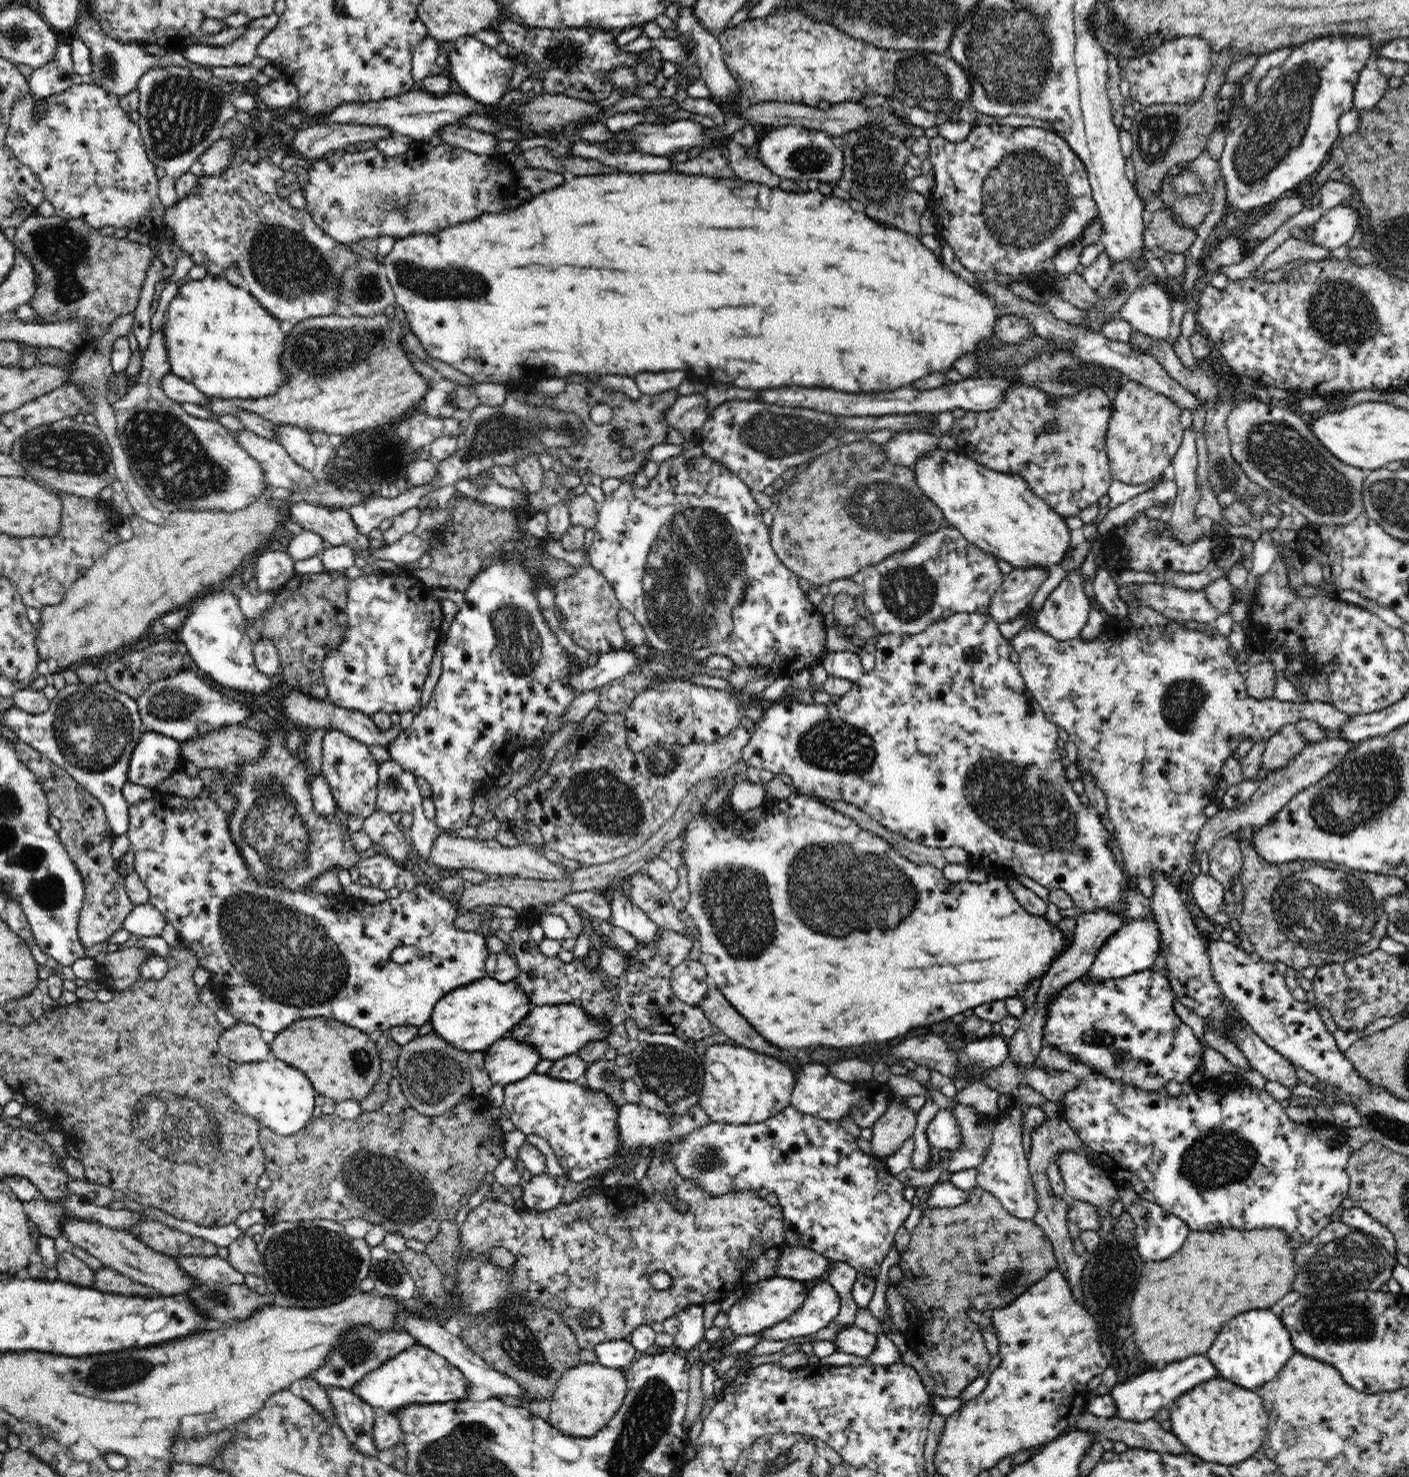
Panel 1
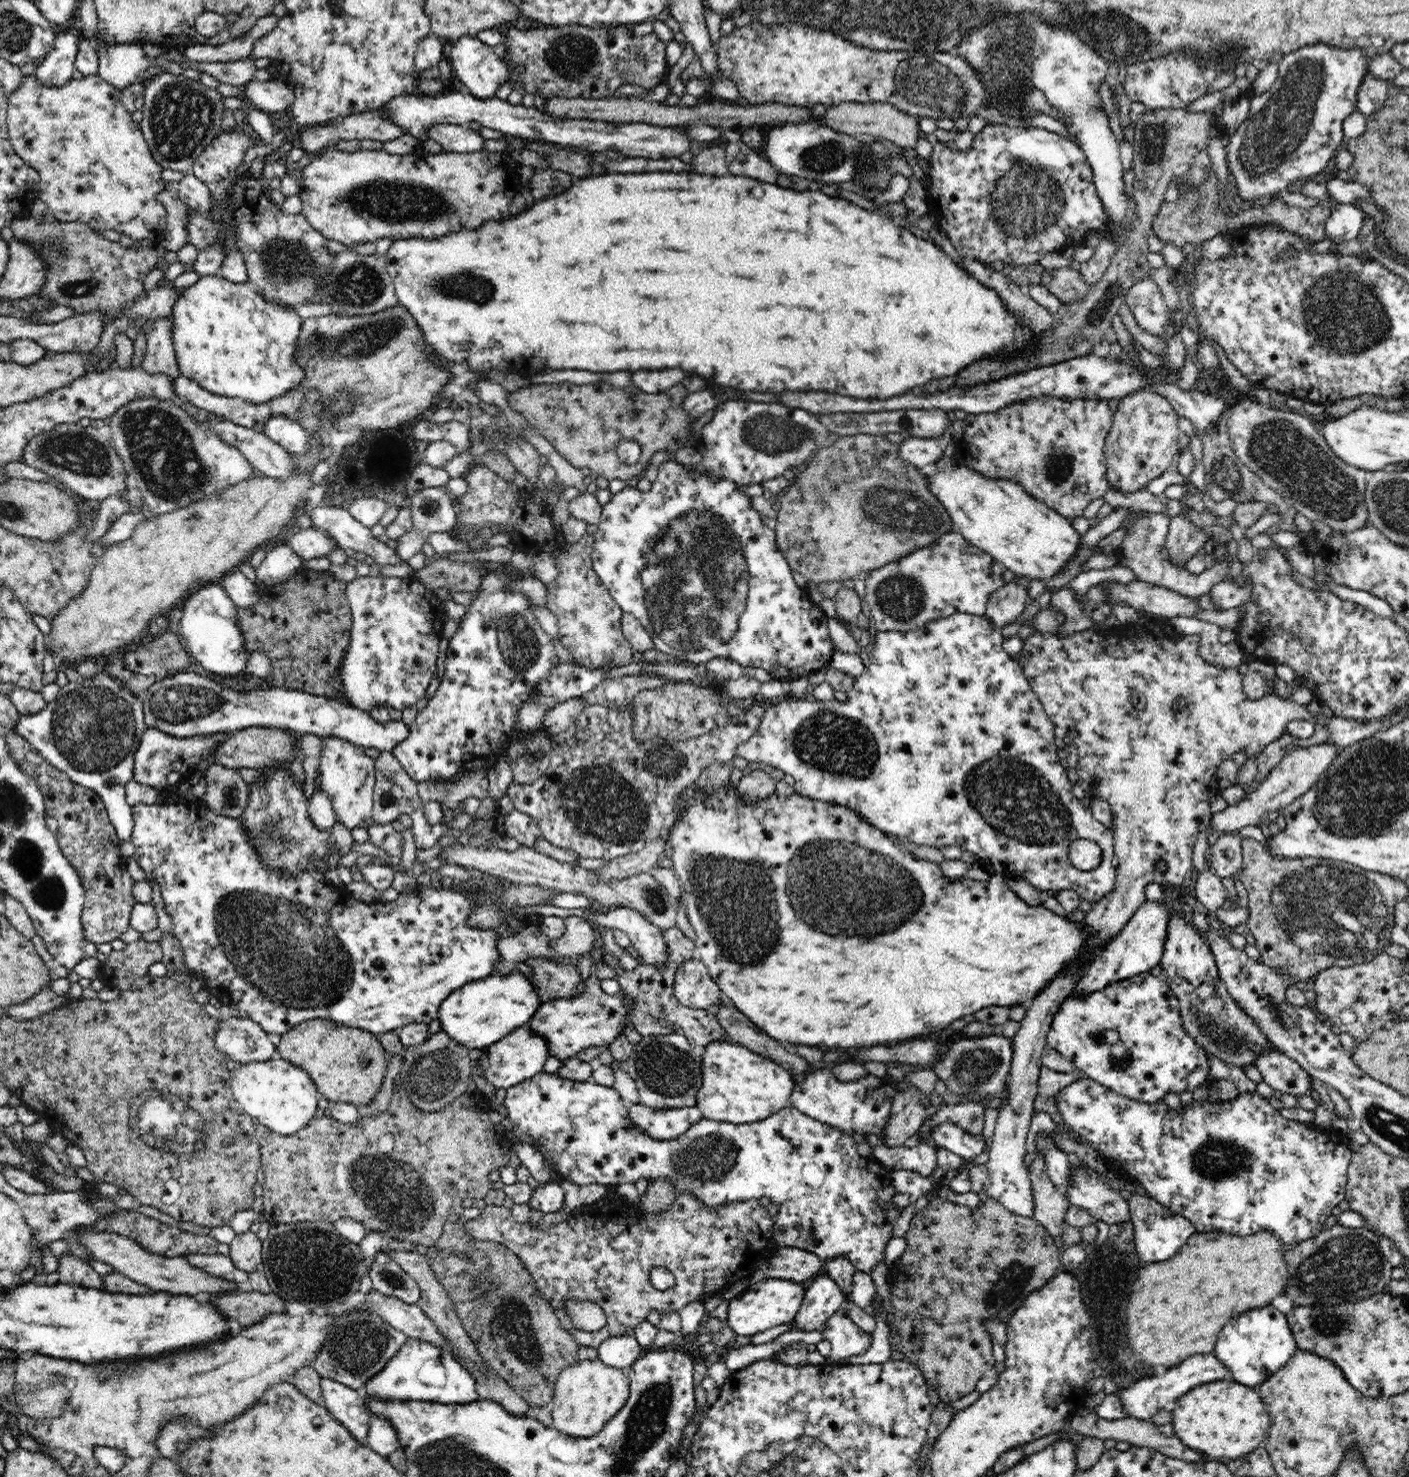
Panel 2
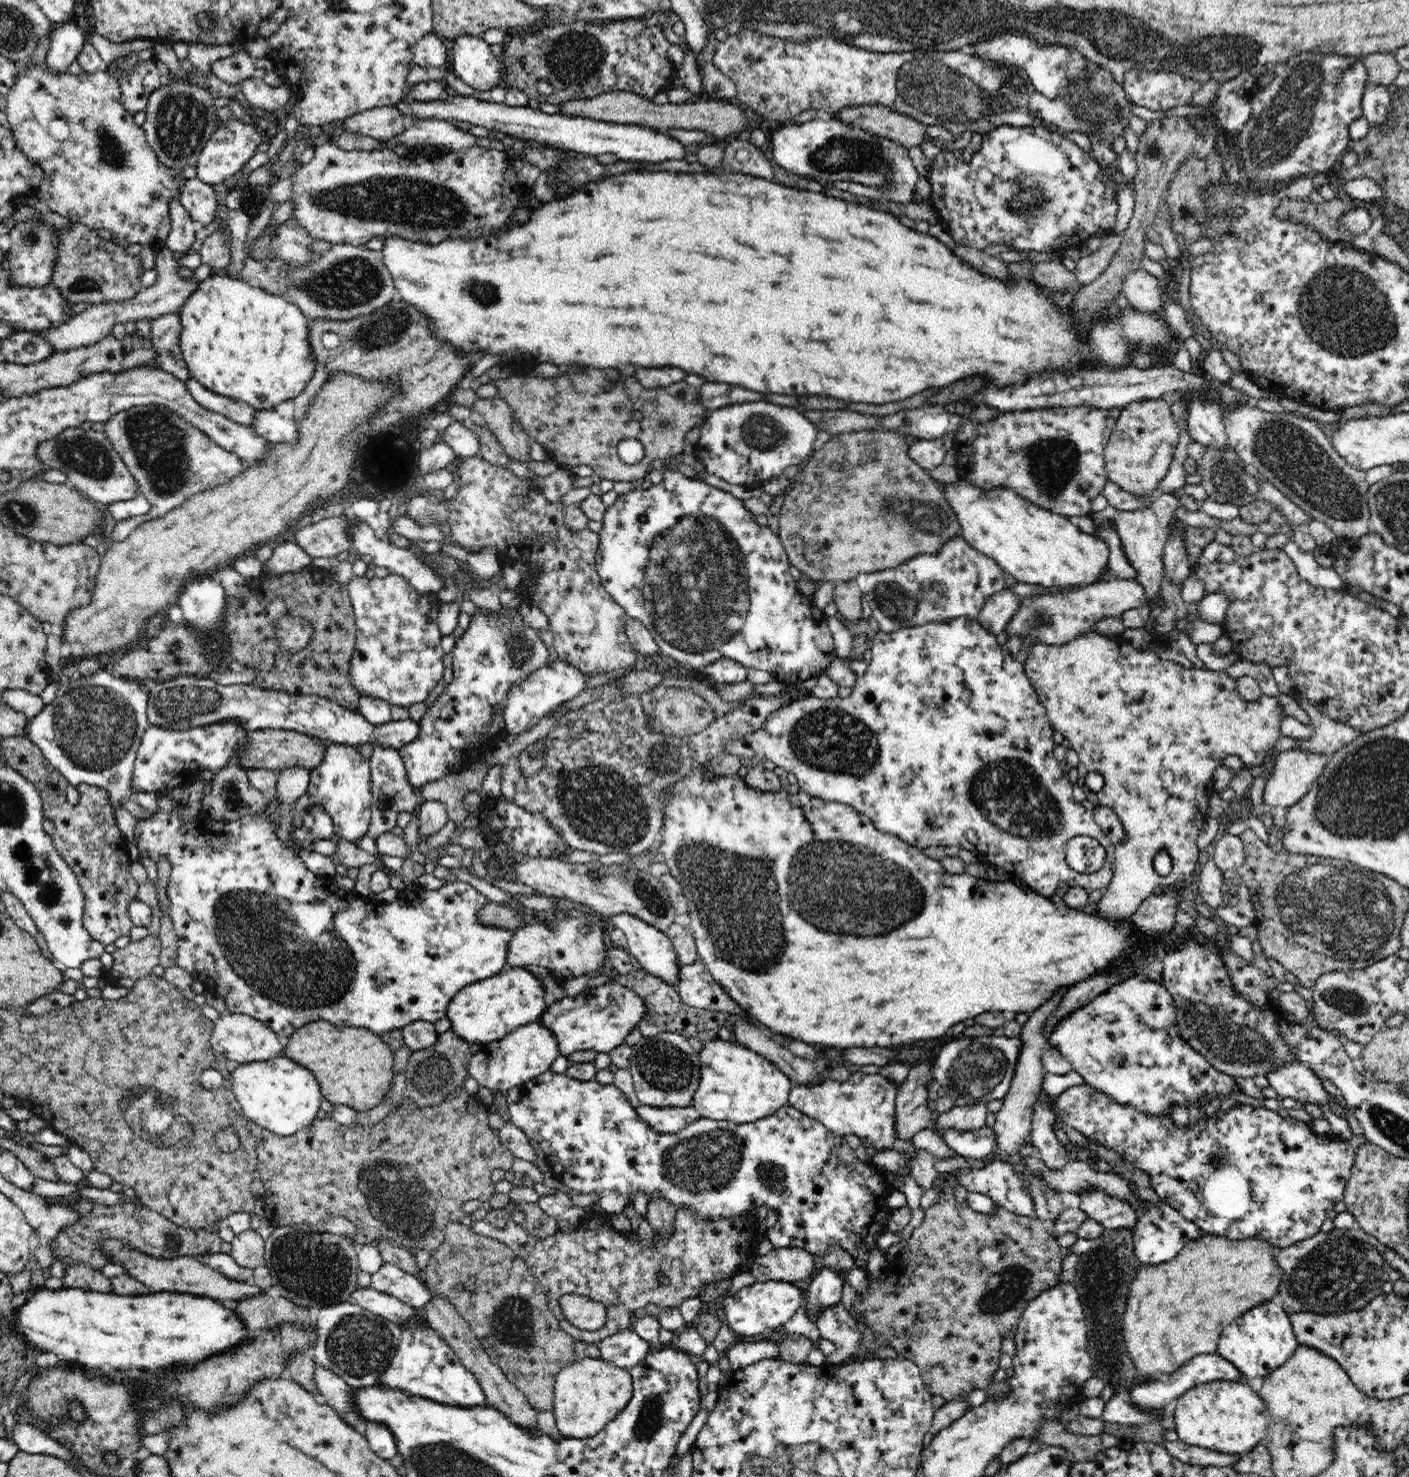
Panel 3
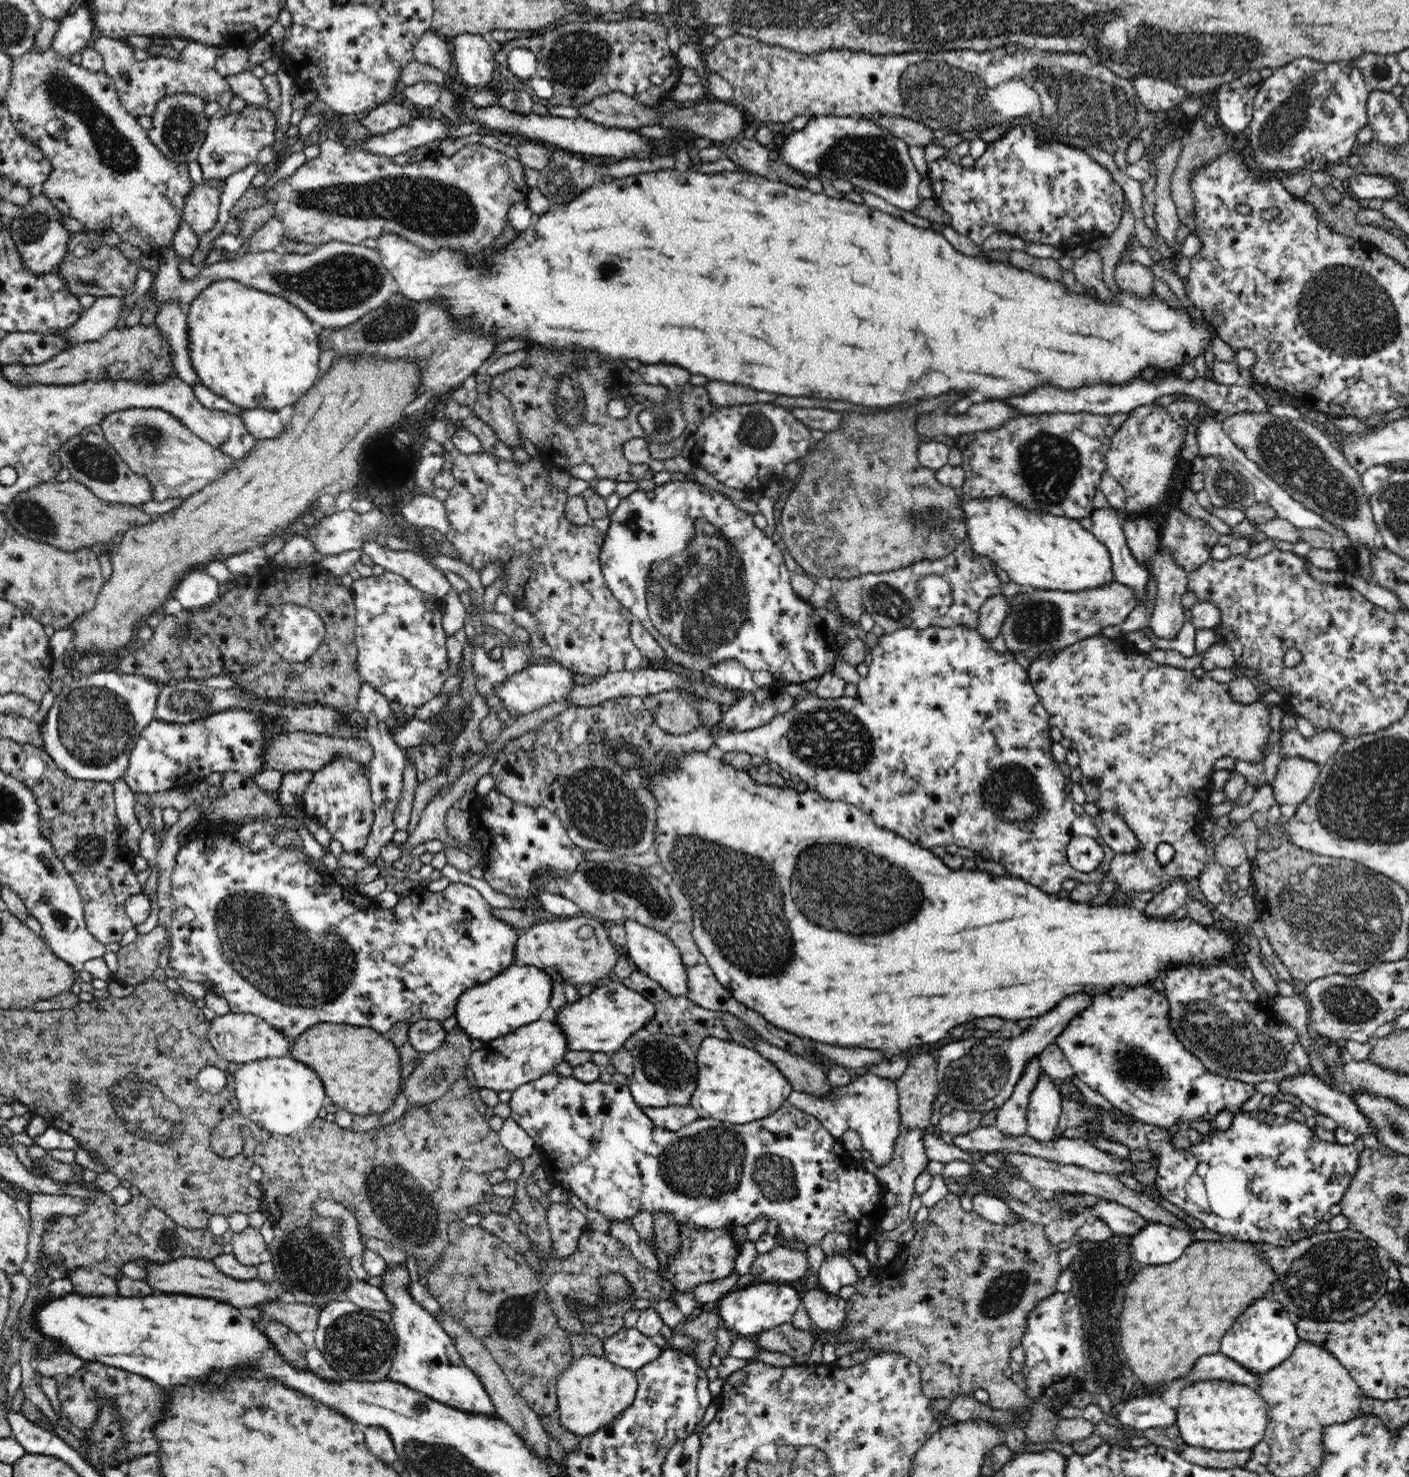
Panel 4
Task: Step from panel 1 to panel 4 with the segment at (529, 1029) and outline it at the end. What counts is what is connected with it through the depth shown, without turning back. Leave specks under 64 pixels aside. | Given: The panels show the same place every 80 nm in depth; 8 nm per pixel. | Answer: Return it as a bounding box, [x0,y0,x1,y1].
[555,981,655,1055]

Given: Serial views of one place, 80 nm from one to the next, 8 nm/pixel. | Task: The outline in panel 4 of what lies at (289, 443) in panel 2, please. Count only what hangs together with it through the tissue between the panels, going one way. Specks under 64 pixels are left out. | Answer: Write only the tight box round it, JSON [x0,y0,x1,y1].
[240,409,284,440]

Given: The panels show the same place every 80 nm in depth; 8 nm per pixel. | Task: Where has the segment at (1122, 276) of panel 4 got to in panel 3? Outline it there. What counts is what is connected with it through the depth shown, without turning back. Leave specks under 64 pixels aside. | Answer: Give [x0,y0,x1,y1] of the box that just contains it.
[1122,270,1164,314]

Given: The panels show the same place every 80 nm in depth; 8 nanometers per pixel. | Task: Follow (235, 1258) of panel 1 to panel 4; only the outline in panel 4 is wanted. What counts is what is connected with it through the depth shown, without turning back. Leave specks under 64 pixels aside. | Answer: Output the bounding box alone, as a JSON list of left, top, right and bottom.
[231,1226,267,1266]

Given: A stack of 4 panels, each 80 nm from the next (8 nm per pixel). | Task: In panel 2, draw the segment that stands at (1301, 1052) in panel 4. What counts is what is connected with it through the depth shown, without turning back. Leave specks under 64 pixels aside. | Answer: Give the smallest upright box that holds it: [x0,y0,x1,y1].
[1161,907,1276,1070]

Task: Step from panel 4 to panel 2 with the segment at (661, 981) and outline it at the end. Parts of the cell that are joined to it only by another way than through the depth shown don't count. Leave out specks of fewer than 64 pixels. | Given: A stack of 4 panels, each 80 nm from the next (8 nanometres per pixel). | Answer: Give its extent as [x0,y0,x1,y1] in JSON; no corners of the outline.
[523,904,667,967]

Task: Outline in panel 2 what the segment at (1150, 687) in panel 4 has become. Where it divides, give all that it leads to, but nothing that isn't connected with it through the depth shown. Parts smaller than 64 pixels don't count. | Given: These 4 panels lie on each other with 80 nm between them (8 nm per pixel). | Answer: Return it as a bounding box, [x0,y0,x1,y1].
[1015,612,1333,952]

